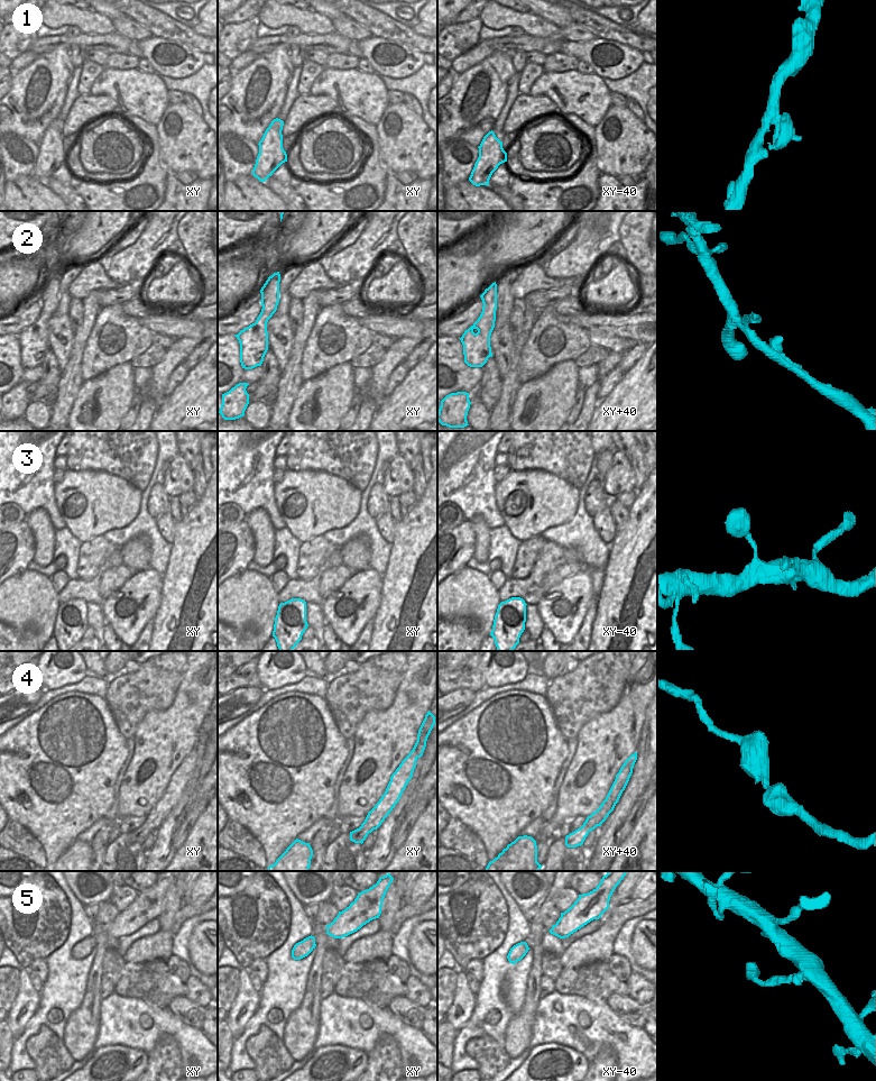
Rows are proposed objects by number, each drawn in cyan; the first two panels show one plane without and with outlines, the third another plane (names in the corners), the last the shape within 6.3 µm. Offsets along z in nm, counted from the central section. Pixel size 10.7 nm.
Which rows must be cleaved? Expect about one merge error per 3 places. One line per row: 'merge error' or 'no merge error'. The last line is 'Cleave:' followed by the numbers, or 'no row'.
1: no merge error
2: merge error
3: no merge error
4: no merge error
5: no merge error
Cleave: 2

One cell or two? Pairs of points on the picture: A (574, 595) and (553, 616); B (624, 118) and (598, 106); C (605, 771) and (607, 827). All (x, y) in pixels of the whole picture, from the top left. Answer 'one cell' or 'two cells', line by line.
A: one cell
B: two cells
C: two cells

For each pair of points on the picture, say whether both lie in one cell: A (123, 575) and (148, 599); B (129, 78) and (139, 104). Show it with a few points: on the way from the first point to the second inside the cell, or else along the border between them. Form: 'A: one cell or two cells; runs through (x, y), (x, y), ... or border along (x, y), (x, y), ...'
A: two cells; border along (132, 573), (109, 596)
B: one cell; runs through (129, 84), (139, 98)

